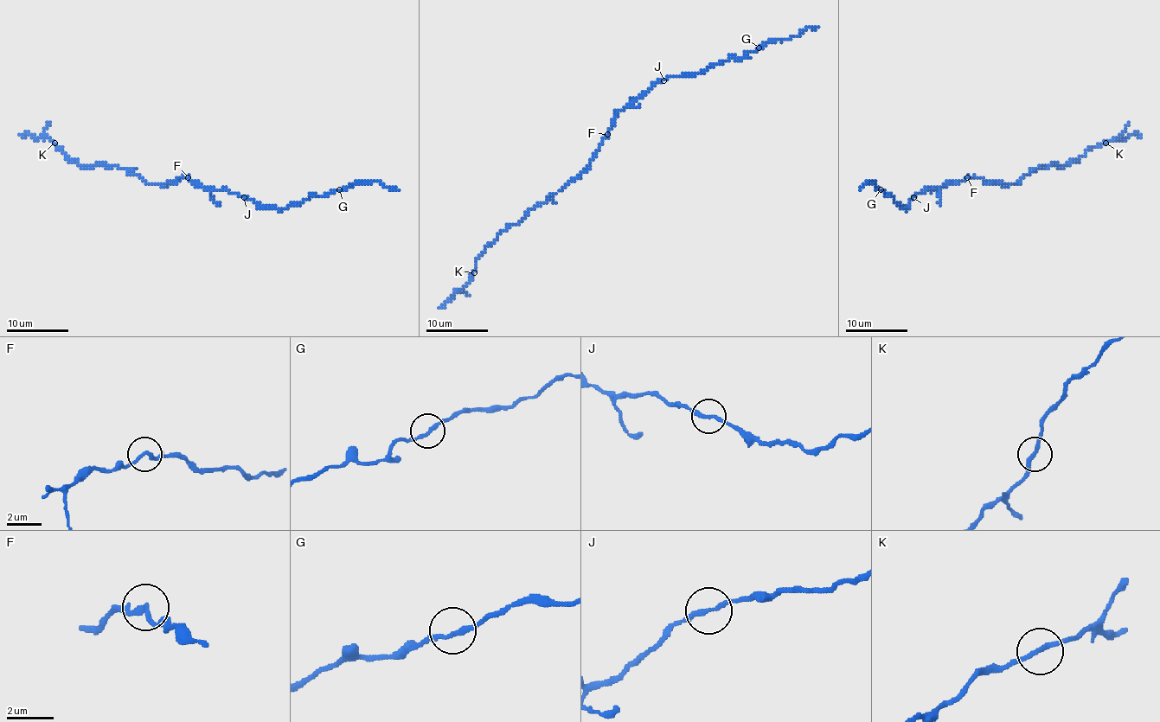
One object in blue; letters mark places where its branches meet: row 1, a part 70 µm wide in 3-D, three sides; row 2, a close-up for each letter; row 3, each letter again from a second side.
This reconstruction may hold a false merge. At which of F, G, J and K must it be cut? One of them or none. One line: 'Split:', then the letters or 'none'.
Split: K

